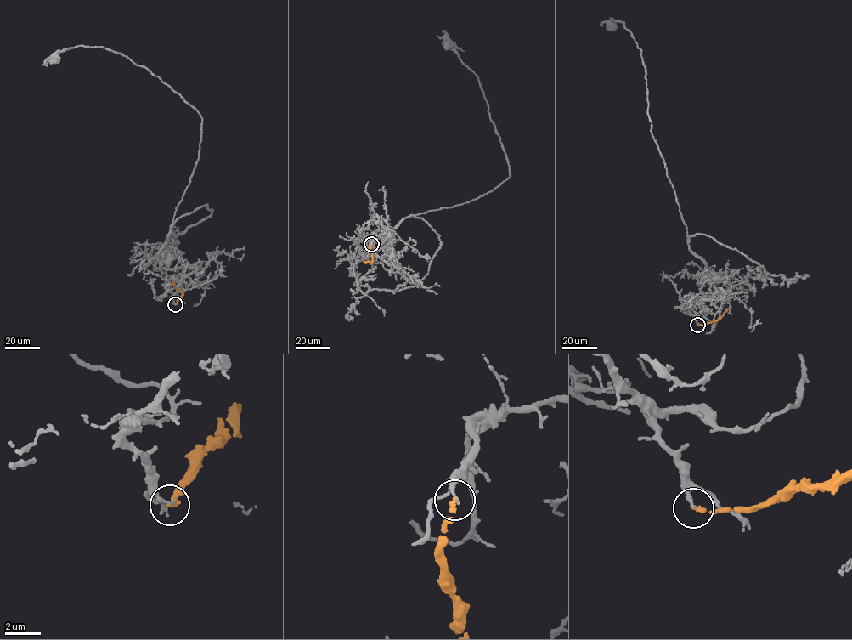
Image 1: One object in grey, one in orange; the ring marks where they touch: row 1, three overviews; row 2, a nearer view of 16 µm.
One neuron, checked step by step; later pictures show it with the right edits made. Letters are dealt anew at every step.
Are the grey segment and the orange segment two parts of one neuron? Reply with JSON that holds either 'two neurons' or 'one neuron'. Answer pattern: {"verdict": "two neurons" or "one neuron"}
{"verdict": "two neurons"}

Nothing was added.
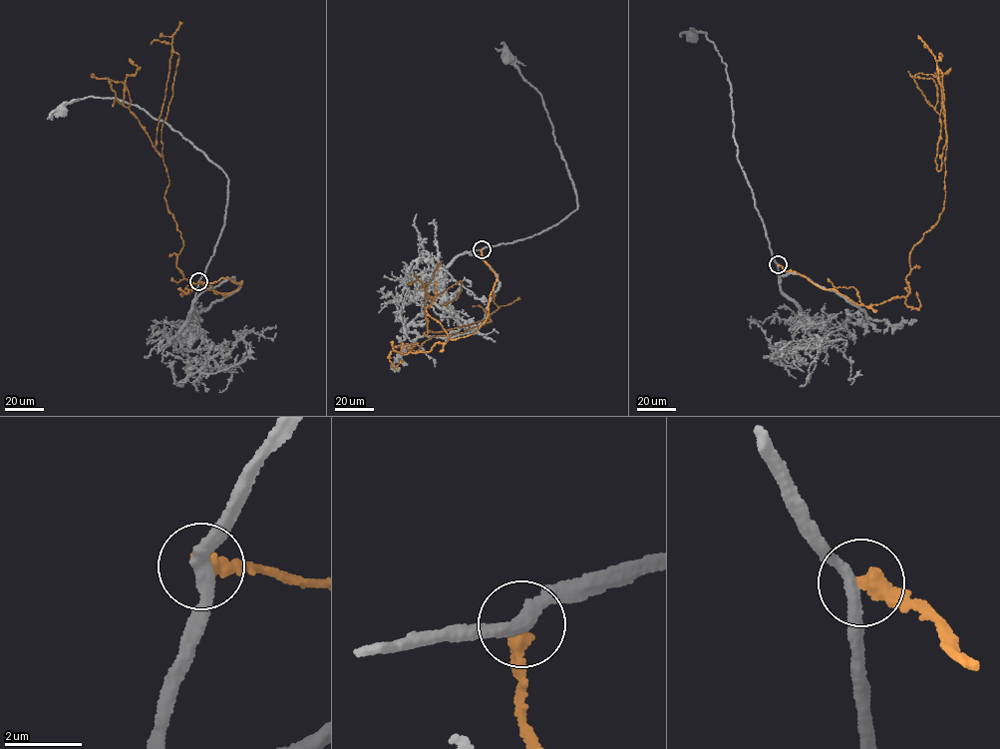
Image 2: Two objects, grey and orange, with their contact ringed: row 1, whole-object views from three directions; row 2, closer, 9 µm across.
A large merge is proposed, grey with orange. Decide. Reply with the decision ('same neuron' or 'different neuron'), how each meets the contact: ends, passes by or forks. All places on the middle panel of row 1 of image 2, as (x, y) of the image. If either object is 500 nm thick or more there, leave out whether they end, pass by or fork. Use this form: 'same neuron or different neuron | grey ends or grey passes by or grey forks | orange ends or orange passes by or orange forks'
different neuron | grey passes by | orange ends

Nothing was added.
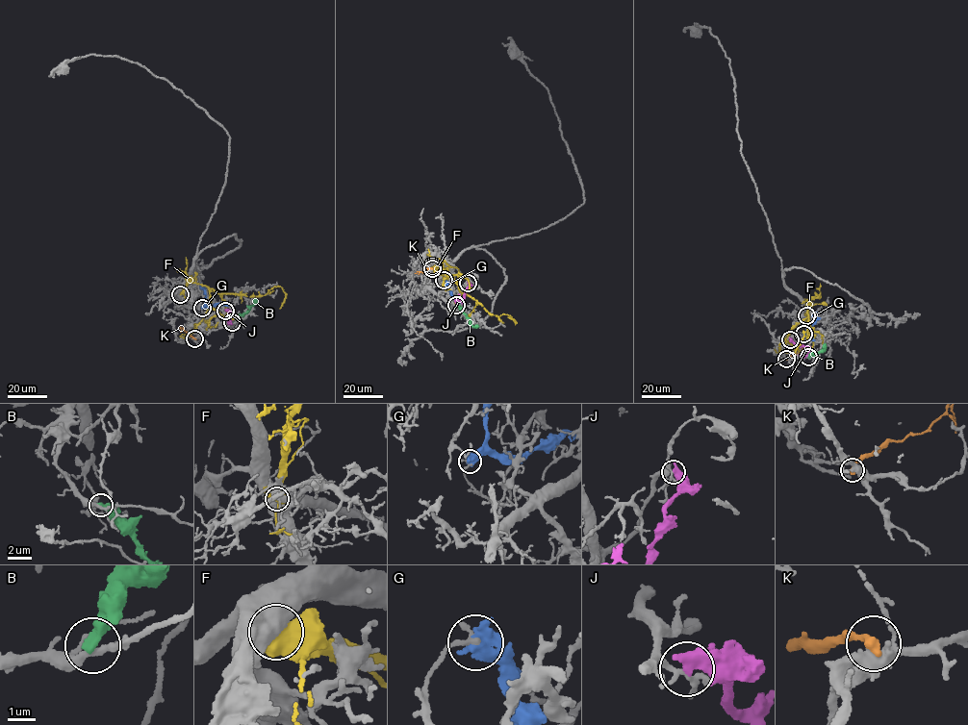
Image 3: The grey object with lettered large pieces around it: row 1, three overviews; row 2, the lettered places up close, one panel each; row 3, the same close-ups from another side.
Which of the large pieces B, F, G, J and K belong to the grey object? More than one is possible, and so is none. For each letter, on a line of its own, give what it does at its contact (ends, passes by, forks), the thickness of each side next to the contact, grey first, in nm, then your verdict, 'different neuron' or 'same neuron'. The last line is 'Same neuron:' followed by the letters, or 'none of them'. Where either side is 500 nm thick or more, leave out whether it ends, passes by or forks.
B: it ends there; 200 nm thick on the grey side, 440 nm on the other; different neuron
F: 750 nm thick on the grey side, 750 nm on the other; different neuron
G: 240 nm thick on the grey side, 700 nm on the other; different neuron
J: 190 nm thick on the grey side, 650 nm on the other; different neuron
K: it ends there; 360 nm thick on the grey side, 320 nm on the other; different neuron
Same neuron: none of them

